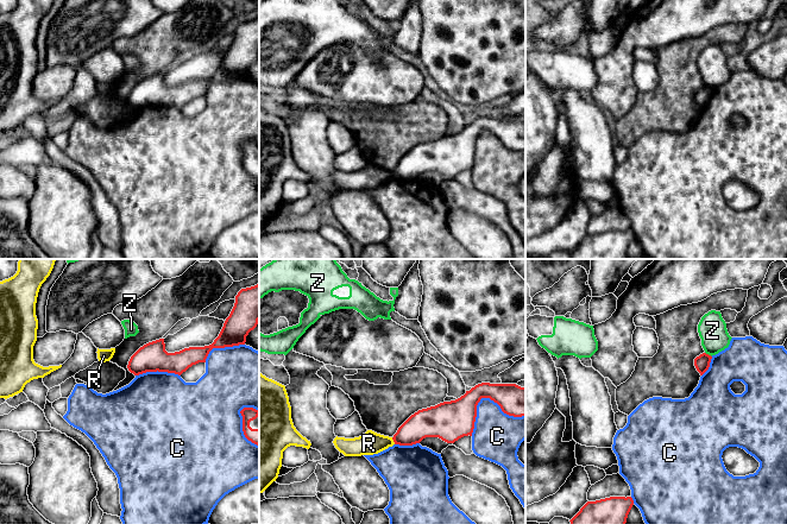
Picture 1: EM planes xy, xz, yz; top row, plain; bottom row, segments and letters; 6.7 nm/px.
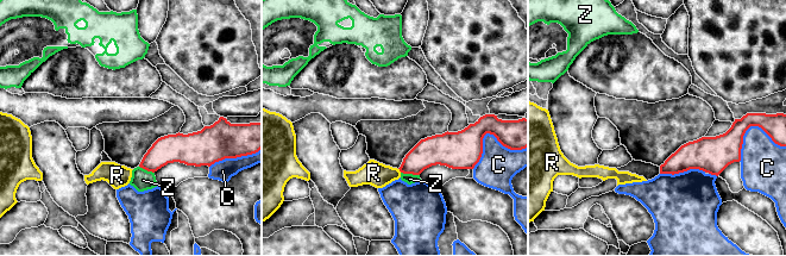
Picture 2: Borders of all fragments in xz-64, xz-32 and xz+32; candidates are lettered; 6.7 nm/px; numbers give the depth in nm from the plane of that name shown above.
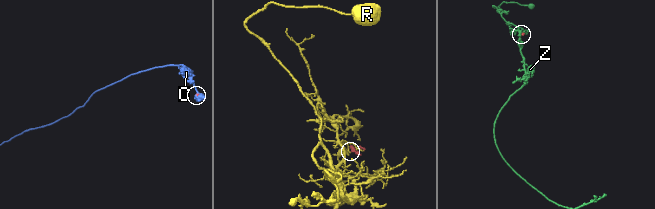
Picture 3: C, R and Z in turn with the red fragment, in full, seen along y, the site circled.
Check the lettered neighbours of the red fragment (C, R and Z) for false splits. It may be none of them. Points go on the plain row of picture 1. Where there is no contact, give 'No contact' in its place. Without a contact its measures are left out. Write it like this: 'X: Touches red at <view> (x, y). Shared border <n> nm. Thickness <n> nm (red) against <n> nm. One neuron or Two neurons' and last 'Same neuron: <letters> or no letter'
C: Touches red at xz (485, 131). Shared border 400 nm. Thickness 260 nm (red) against 300 nm. Two neurons
R: Touches red at xz (394, 175). Shared border 50 nm. Thickness 190 nm (red) against 160 nm. Two neurons
Z: Touches red at yz (707, 88). Shared border 60 nm. Thickness 110 nm (red) against 190 nm. Two neurons
Same neuron: no letter

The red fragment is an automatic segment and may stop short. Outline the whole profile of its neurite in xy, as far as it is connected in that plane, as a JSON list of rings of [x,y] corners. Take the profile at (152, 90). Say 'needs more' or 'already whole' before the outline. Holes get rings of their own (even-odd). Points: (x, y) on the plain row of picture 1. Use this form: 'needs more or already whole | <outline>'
already whole | [[[259,18],[241,23],[235,30],[234,40],[226,52],[219,70],[209,80],[189,81],[168,87],[164,72],[140,81],[130,93],[127,102],[134,109],[146,106],[168,106],[181,109],[193,99],[206,96],[213,82],[245,78],[246,70],[259,55]]]

